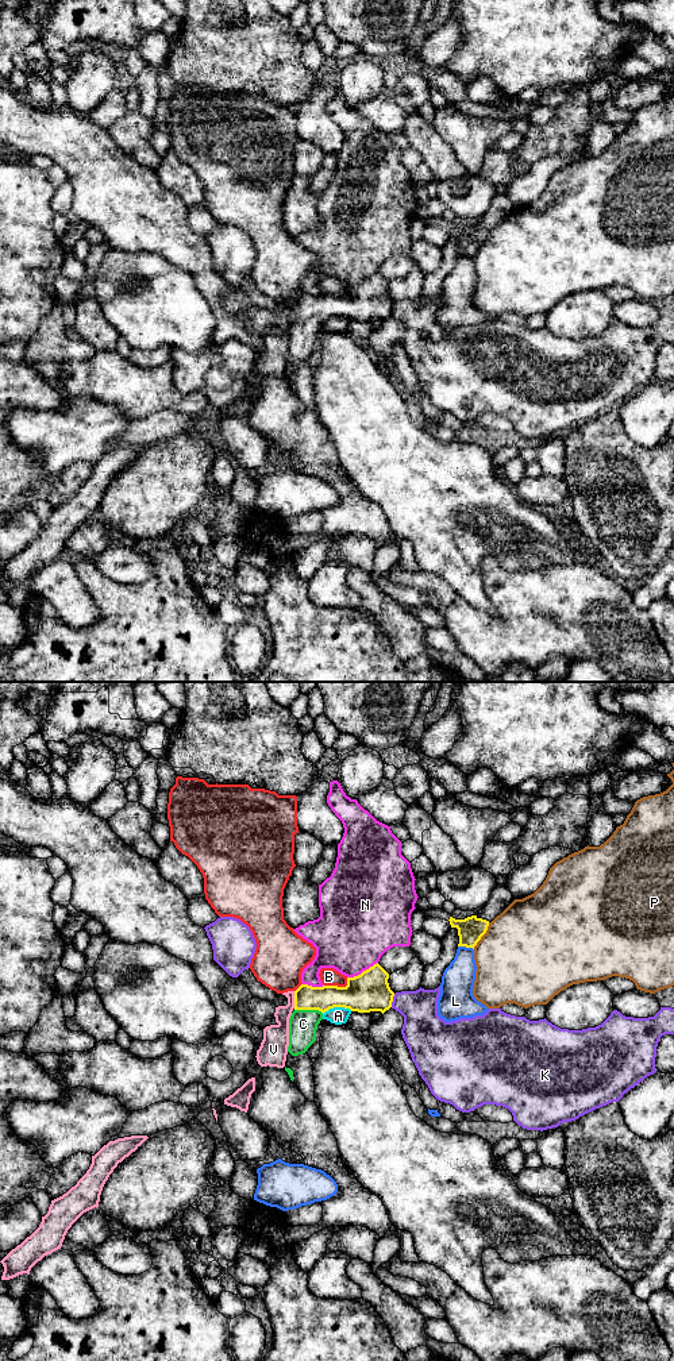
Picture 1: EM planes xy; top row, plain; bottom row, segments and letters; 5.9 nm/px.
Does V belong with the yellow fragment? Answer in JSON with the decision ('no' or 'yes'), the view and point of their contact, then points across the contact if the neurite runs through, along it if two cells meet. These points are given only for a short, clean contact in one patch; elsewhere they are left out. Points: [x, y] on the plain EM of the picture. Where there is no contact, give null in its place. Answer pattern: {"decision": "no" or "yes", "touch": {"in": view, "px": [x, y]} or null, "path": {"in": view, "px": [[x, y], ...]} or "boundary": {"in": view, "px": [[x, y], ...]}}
{"decision": "no", "touch": {"in": "xy", "px": [295, 308]}, "boundary": {"in": "xy", "px": [[293, 300], [295, 316]]}}

